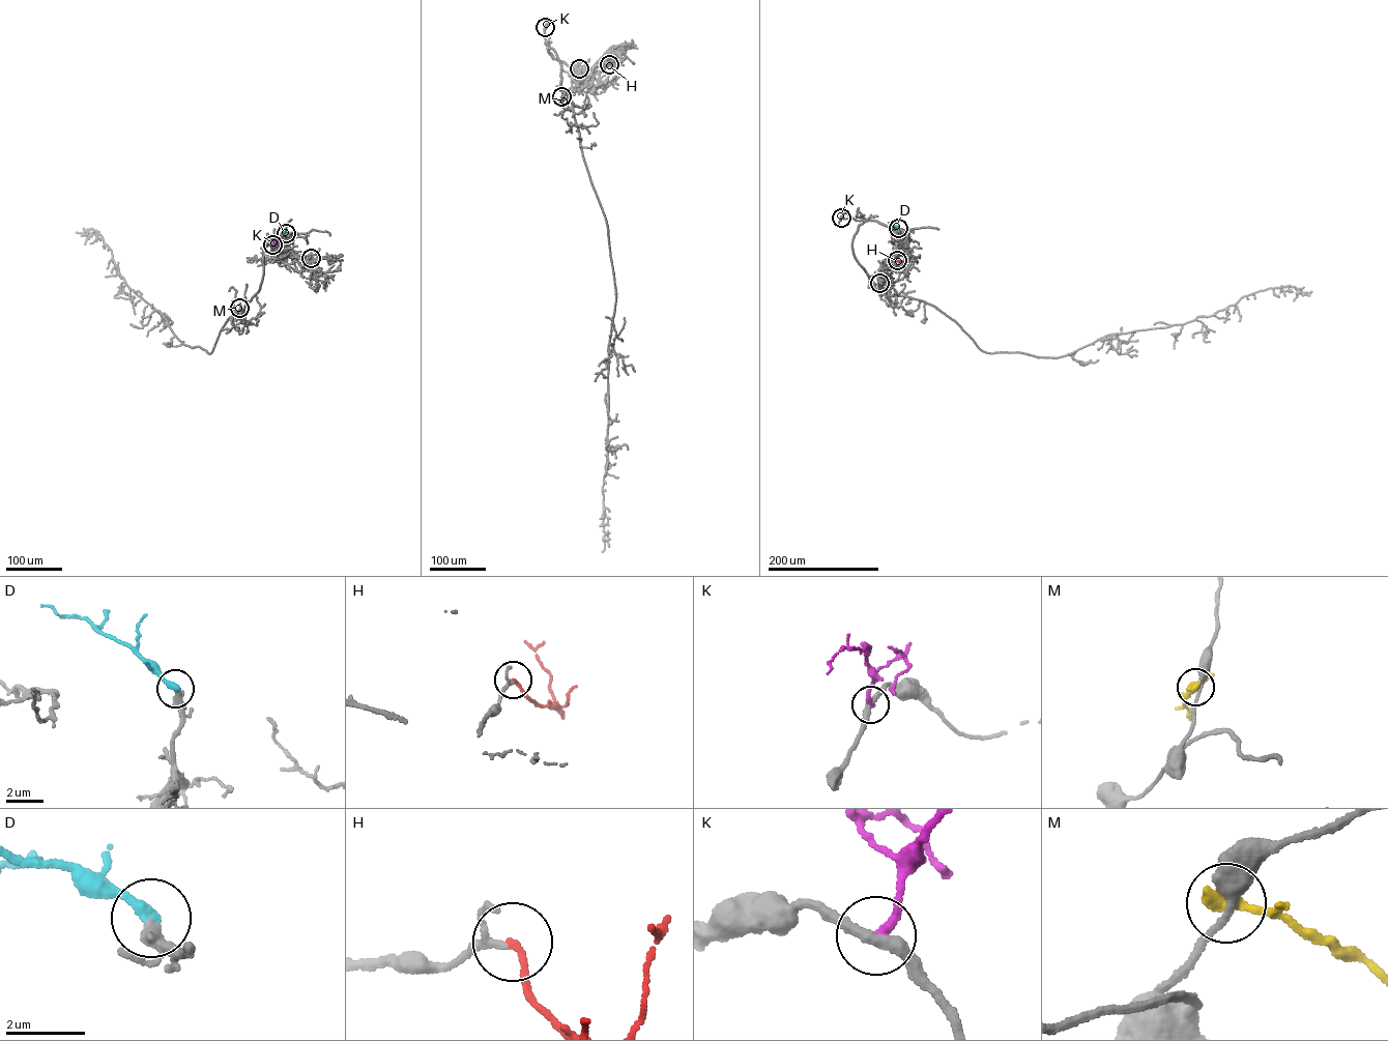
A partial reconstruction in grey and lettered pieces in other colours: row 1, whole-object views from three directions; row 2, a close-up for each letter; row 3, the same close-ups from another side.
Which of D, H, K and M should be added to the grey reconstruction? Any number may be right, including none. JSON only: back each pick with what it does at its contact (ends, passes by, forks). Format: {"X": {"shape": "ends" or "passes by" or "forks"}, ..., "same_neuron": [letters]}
{"D": {"shape": "ends"}, "H": {"shape": "ends"}, "same_neuron": ["D", "H"]}

